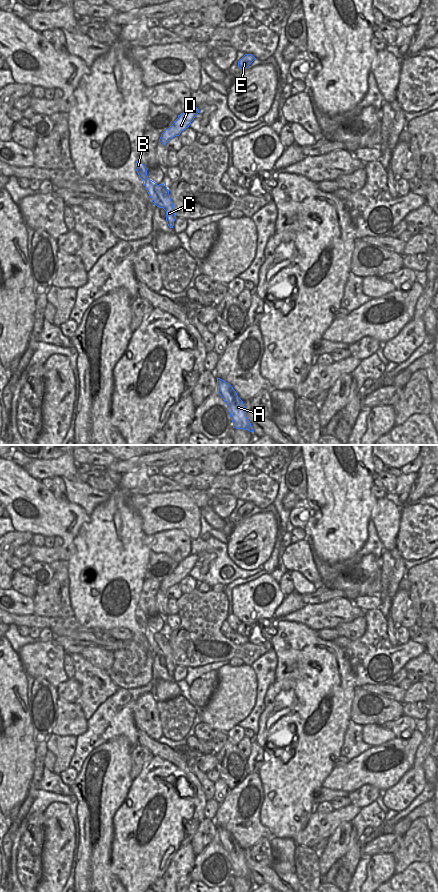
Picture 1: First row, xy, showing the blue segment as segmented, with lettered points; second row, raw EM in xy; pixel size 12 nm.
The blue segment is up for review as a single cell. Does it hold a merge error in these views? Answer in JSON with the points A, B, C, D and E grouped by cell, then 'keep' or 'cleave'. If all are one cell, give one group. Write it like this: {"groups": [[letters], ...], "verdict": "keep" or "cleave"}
{"groups": [["A", "B", "C"], ["D", "E"]], "verdict": "cleave"}

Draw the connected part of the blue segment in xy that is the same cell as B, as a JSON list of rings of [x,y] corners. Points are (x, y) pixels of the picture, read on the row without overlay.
[[[138,607],[135,611],[135,617],[139,620],[138,623],[142,627],[152,650],[166,659],[167,672],[170,676],[173,676],[176,664],[166,631],[157,633],[154,629],[150,628],[147,624],[148,617]]]

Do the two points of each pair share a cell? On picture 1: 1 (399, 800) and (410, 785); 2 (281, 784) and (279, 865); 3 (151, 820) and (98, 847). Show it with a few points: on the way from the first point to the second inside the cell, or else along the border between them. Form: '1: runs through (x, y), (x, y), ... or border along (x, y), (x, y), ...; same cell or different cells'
1: runs through (400, 796), (406, 789); same cell
2: border along (273, 836), (289, 837), (291, 839); different cells
3: border along (113, 816), (113, 842), (111, 845), (110, 863); different cells

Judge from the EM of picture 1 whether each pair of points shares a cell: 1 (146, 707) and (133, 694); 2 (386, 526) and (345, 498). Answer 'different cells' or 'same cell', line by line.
1: different cells
2: different cells

